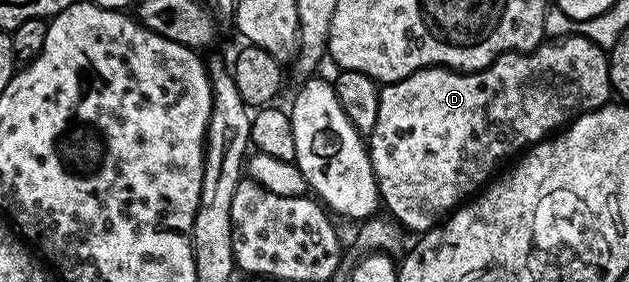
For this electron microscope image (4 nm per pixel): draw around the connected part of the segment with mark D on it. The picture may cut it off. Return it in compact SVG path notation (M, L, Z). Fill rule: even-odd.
M573 34L561 41L543 41L529 53L510 51L500 55L482 71L426 67L400 81L385 84L380 90L376 129L368 136L381 206L390 210L389 218L399 228L407 227L413 233L421 233L437 227L463 200L473 196L509 155L525 152L553 136L575 116L611 102L609 64L603 48L585 35Z

